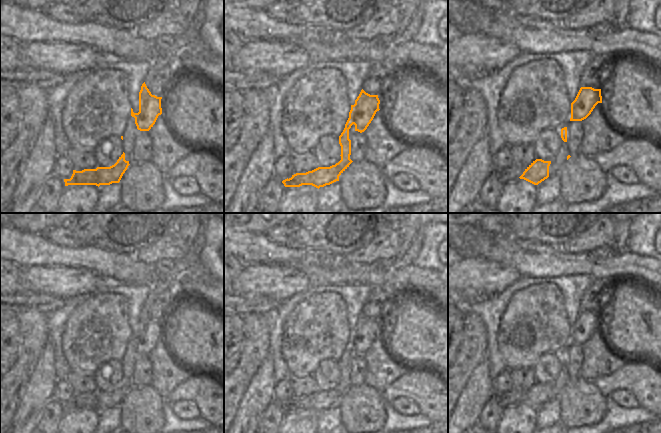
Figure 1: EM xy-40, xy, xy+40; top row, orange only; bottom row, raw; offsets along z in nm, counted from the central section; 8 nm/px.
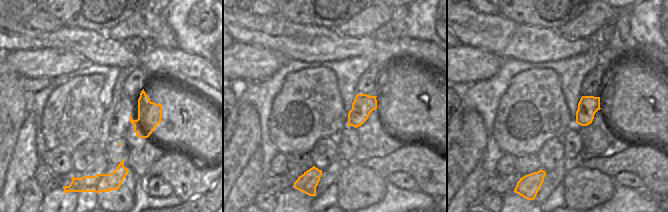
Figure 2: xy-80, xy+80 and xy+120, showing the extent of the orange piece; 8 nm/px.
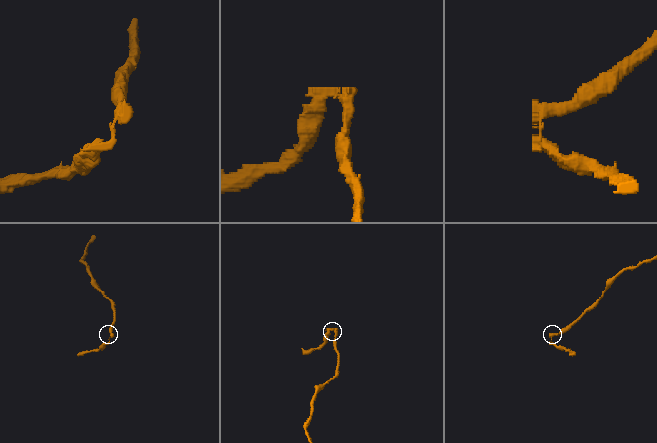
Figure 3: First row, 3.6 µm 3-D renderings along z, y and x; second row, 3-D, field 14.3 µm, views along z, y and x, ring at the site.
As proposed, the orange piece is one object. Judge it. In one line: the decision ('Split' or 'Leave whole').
Split.

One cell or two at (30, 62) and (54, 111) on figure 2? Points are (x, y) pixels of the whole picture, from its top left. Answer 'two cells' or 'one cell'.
two cells

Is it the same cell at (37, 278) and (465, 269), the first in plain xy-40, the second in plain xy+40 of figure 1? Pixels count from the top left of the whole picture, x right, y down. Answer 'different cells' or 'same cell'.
same cell

